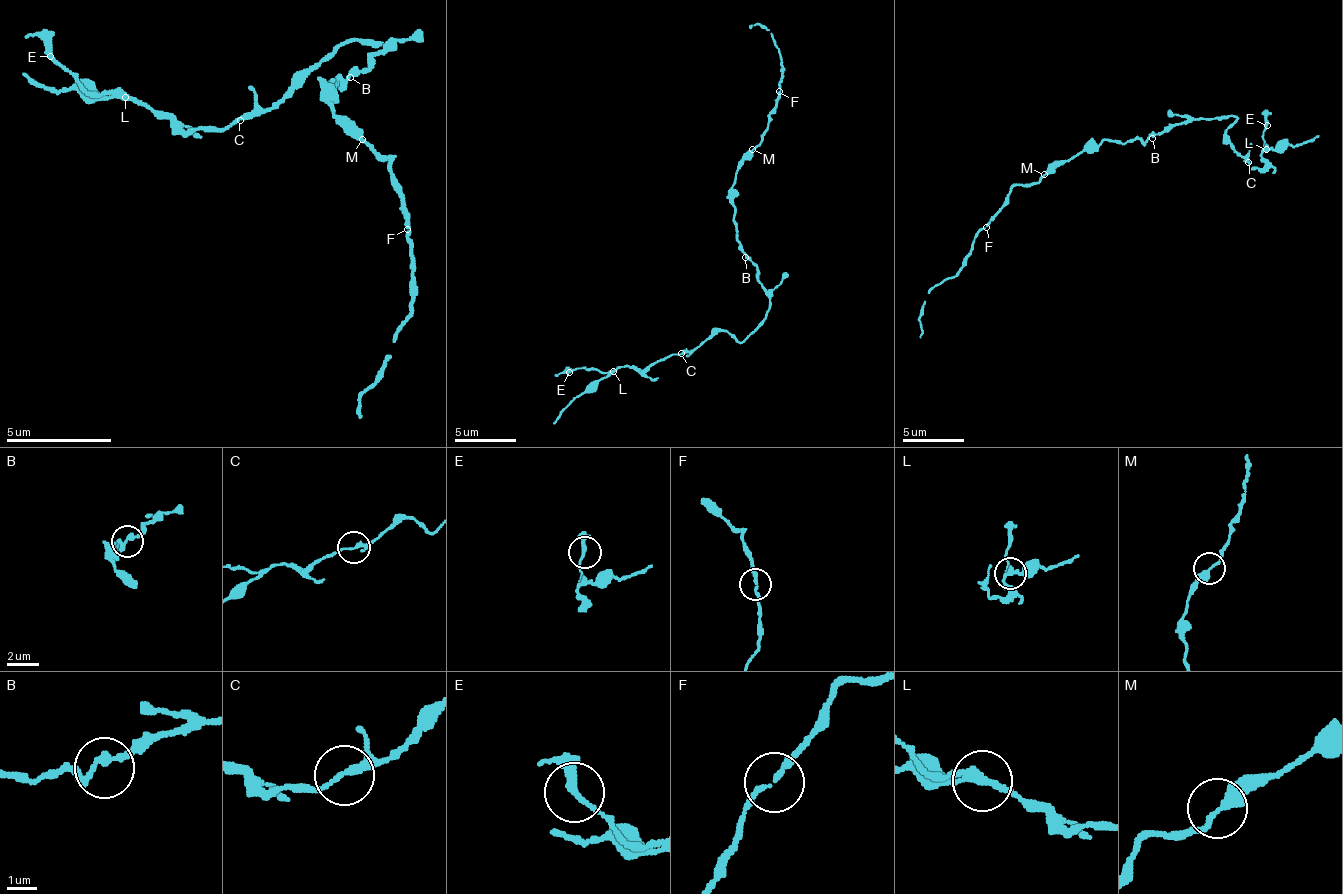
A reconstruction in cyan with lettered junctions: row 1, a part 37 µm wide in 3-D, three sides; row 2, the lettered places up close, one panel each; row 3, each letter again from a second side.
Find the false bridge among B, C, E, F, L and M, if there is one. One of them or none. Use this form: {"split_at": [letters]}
{"split_at": ["L"]}

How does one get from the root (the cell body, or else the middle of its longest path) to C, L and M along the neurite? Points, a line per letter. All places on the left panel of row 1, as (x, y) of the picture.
C: (350, 72), (361, 72), (382, 46), (392, 46), (361, 46), (355, 41), (334, 46), (266, 109), (240, 120)
L: (350, 72), (361, 72), (382, 46), (392, 46), (334, 46), (266, 109), (219, 130), (182, 130), (124, 98)
M: (350, 72), (329, 83), (329, 104), (334, 114), (361, 141)

